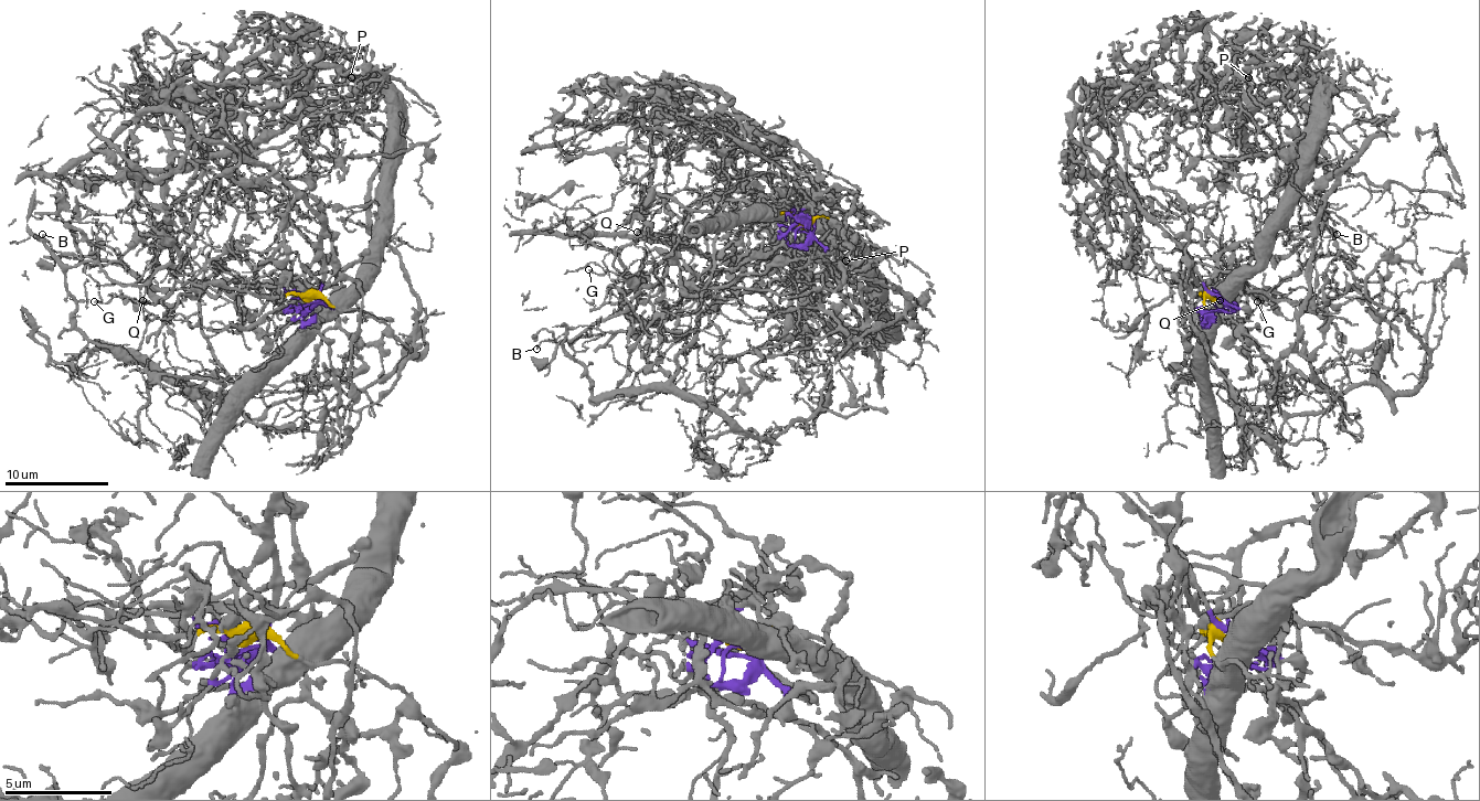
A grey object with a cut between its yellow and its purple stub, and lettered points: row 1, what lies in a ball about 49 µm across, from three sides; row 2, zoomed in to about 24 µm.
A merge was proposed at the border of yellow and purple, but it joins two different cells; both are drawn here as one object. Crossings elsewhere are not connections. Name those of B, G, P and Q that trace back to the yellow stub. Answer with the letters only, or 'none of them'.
B, G, Q

